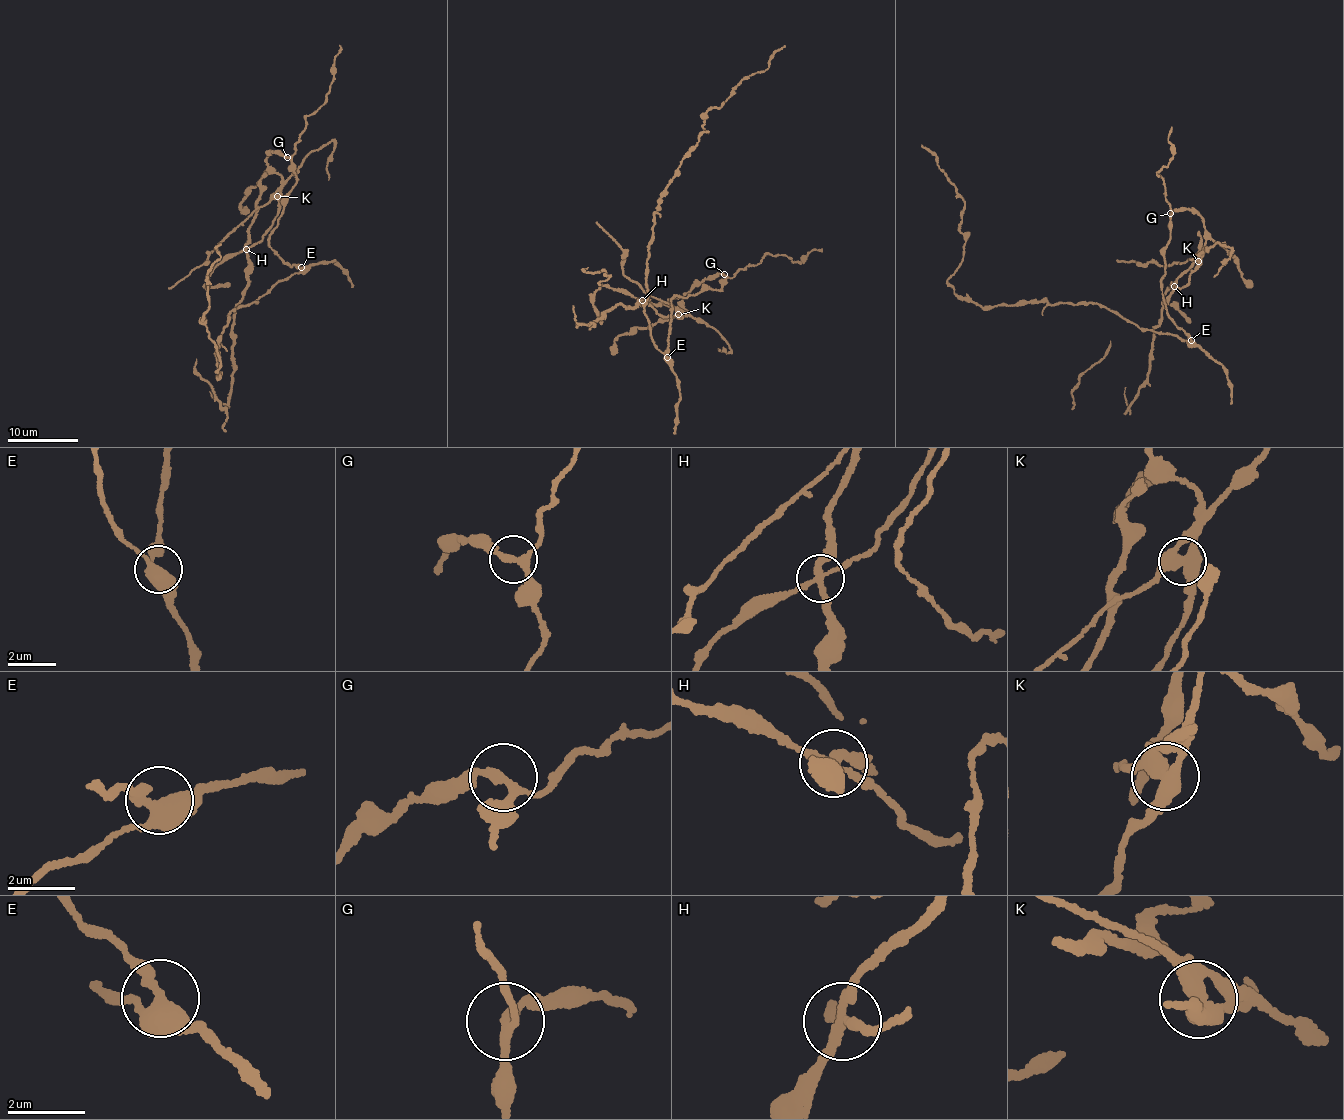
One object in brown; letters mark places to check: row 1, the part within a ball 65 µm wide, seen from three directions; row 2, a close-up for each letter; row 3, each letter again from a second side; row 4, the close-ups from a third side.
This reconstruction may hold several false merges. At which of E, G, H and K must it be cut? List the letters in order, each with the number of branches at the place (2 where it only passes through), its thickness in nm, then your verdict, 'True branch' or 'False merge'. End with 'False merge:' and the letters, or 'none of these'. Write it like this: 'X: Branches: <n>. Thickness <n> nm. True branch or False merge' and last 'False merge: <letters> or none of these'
E: Branches: 3. Thickness 440 nm. True branch
G: Branches: 3. Thickness 200 nm. True branch
H: Branches: 4. Thickness 240 nm. False merge
K: Branches: 3. Thickness 440 nm. False merge
False merge: H, K

